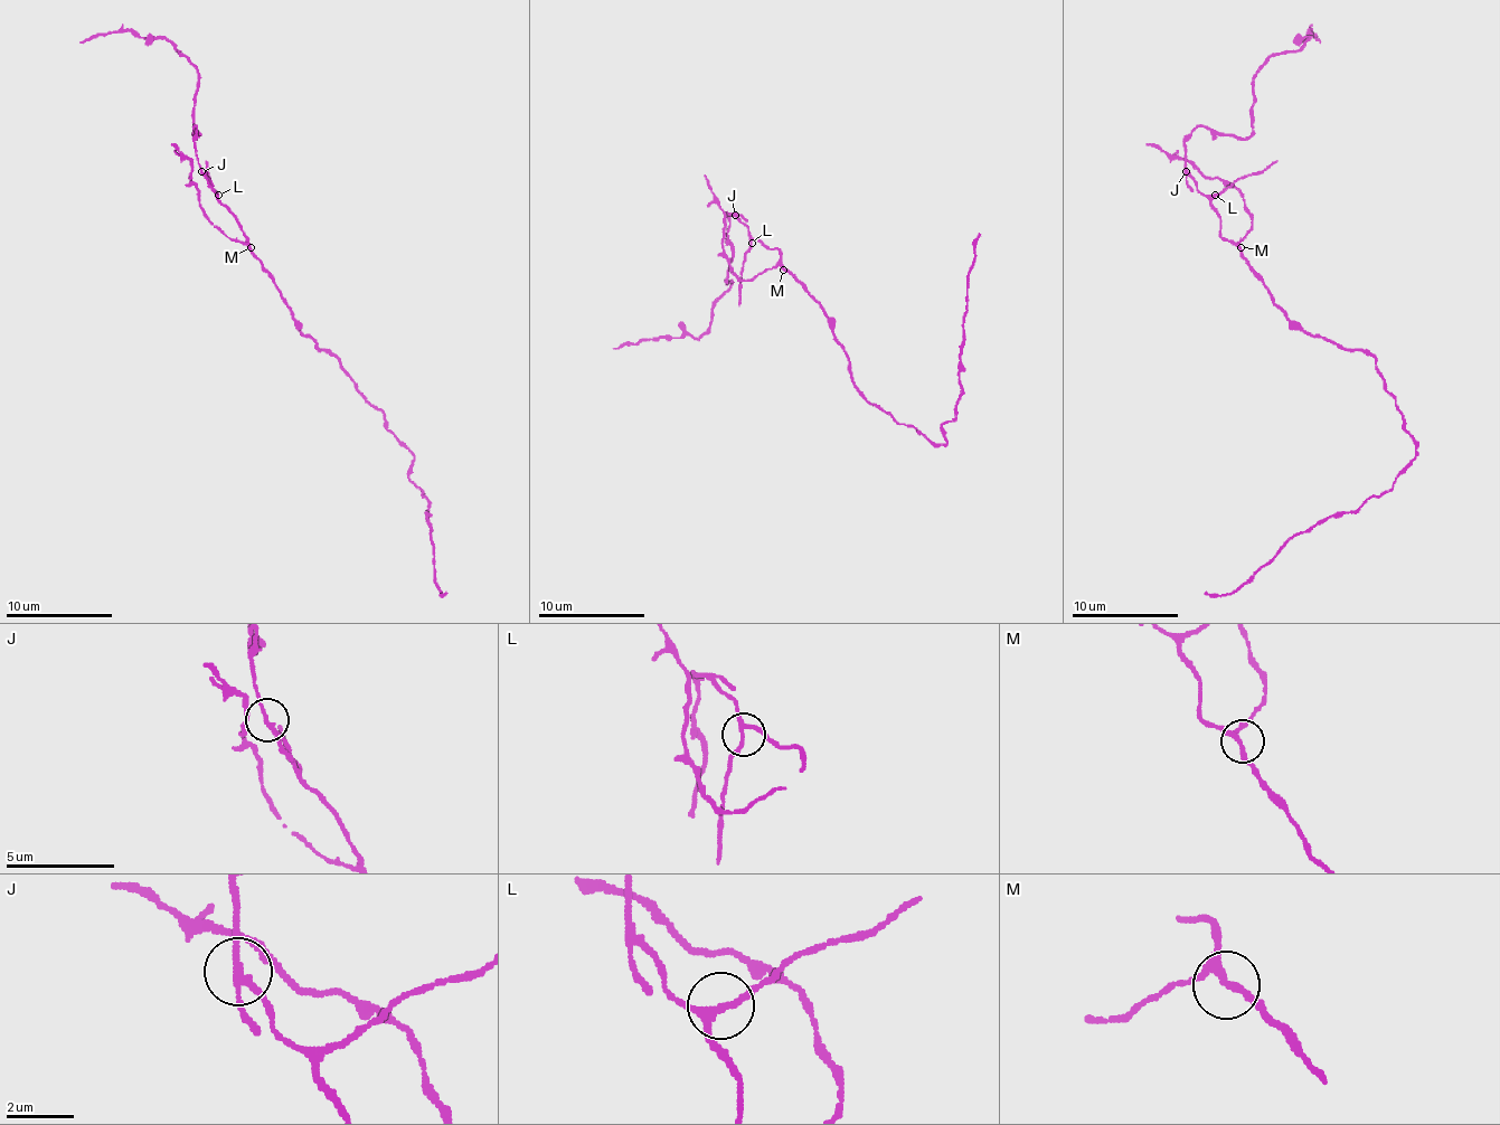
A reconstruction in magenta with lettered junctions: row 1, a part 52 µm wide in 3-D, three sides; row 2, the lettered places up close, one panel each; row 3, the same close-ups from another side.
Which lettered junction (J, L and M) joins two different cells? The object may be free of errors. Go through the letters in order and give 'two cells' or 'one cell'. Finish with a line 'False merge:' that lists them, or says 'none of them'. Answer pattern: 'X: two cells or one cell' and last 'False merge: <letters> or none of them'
J: two cells
L: one cell
M: one cell
False merge: J

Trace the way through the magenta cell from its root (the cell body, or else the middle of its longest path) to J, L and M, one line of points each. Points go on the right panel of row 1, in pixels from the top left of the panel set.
J: (1277, 309), (1262, 276), (1241, 251), (1219, 234), (1219, 213), (1185, 170)
L: (1277, 309), (1262, 276), (1241, 251), (1219, 234), (1219, 213), (1211, 205), (1215, 195)
M: (1277, 309), (1262, 276), (1241, 253), (1241, 247)

